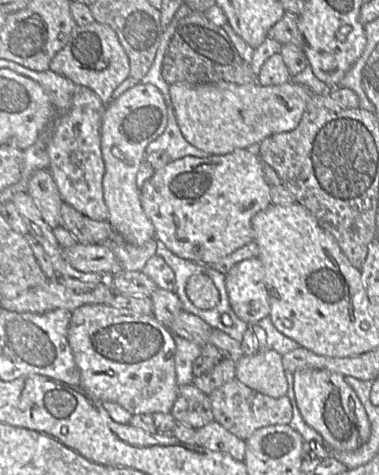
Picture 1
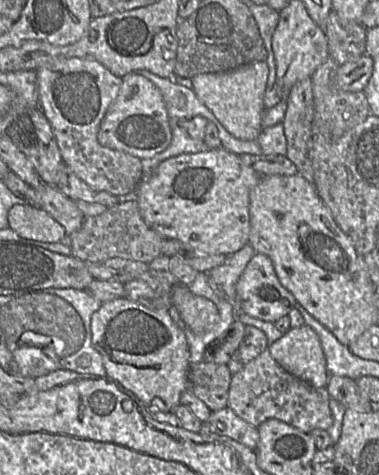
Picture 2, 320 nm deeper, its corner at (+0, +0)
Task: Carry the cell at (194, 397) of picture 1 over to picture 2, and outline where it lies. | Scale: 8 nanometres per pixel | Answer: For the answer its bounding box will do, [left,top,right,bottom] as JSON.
[186,363,231,411]

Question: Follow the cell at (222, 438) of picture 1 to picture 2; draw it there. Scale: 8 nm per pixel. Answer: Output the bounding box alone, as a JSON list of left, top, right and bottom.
[207,407,259,450]

